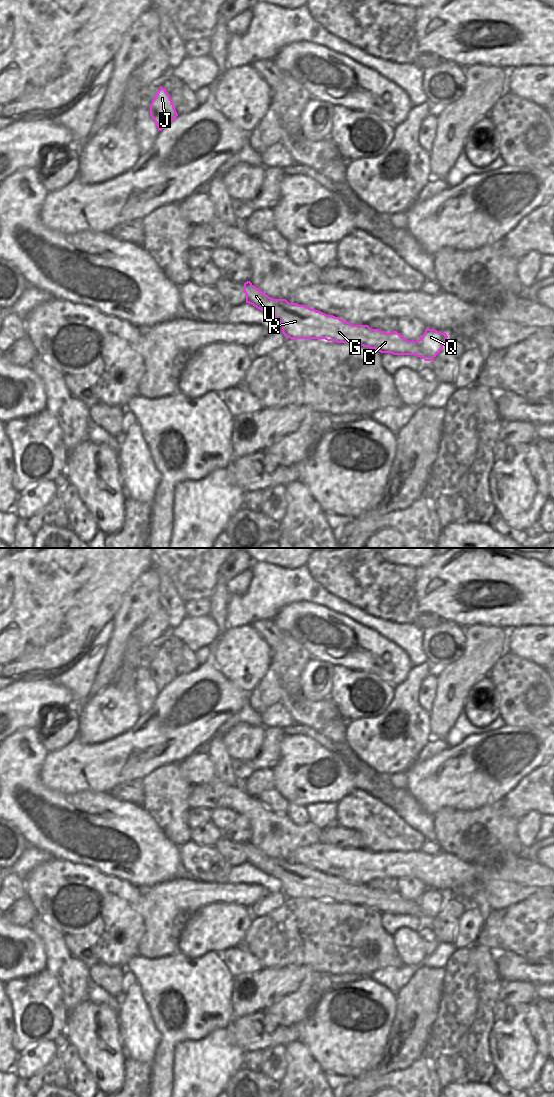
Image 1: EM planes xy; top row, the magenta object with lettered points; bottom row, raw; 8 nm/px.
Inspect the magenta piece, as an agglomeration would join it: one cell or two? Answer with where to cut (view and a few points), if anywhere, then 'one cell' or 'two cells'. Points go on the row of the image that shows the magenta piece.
cut in xy along (417, 341), (420, 356); two cells

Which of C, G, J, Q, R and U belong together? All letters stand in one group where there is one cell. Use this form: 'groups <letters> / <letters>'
groups C G J R U / Q

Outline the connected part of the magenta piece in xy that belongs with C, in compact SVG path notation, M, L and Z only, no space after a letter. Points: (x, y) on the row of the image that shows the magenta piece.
M250 281L244 283L246 303L275 317L282 324L282 333L290 339L325 339L337 343L349 343L375 349L381 353L393 355L415 355L420 357L418 341L409 341L397 331L387 333L379 329L371 329L368 325L353 325L339 317L327 315L305 305L289 303L286 299L273 299L255 287Z

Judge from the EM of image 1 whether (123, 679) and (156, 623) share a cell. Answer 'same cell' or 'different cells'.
same cell

